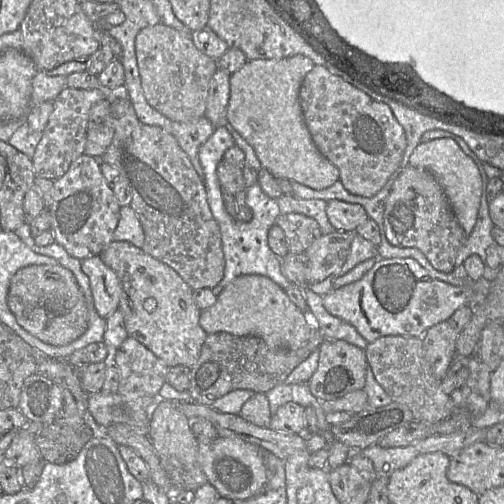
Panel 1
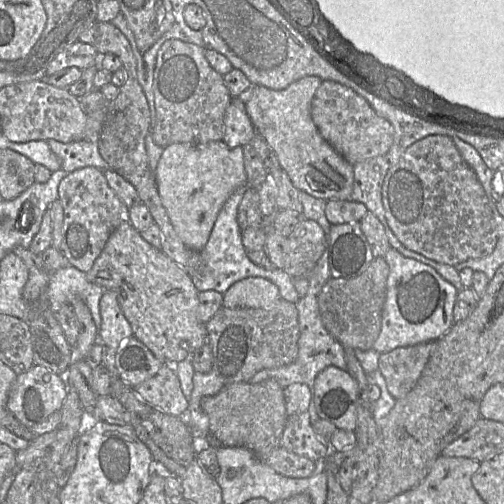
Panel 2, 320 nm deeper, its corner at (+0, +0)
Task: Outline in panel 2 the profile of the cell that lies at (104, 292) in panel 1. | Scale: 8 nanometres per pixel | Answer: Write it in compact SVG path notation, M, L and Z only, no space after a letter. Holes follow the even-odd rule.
M104 290L99 302L101 327L98 332L98 341L104 346L117 350L120 344L133 336L131 325L125 318L116 293Z

